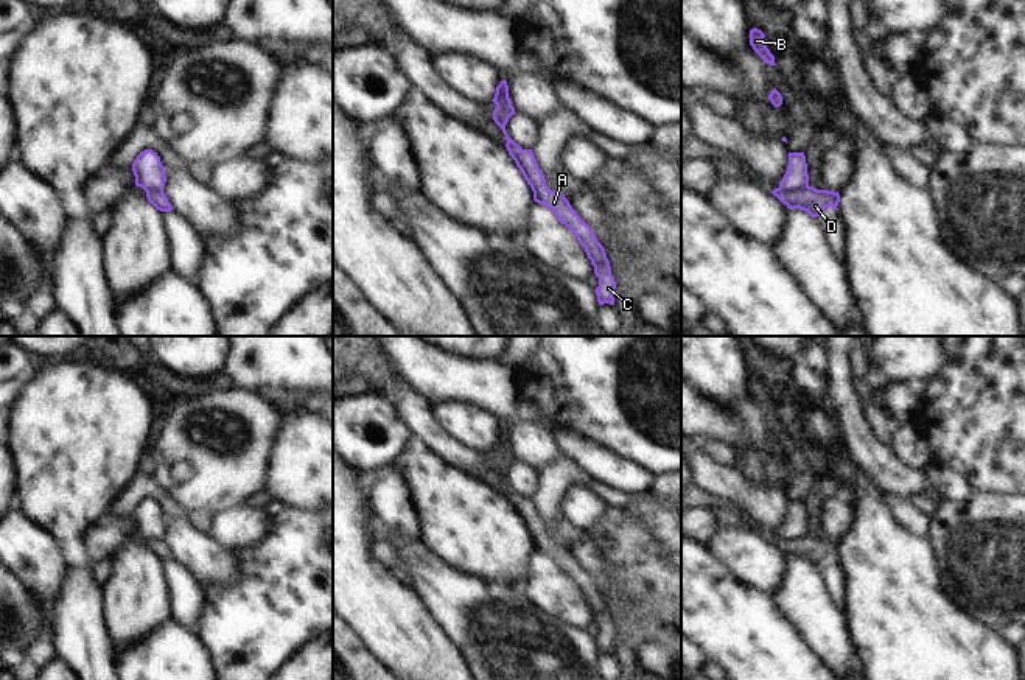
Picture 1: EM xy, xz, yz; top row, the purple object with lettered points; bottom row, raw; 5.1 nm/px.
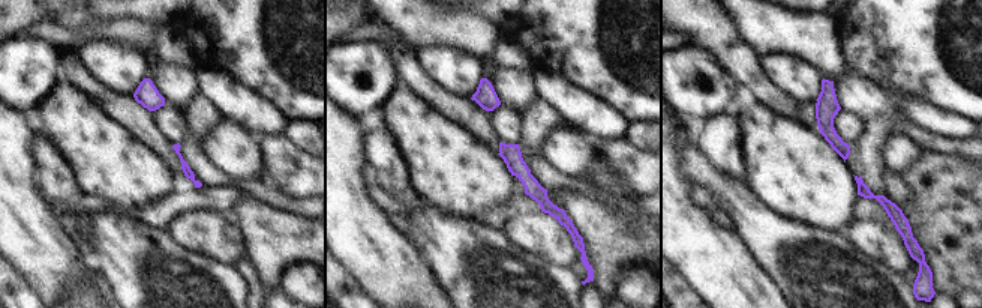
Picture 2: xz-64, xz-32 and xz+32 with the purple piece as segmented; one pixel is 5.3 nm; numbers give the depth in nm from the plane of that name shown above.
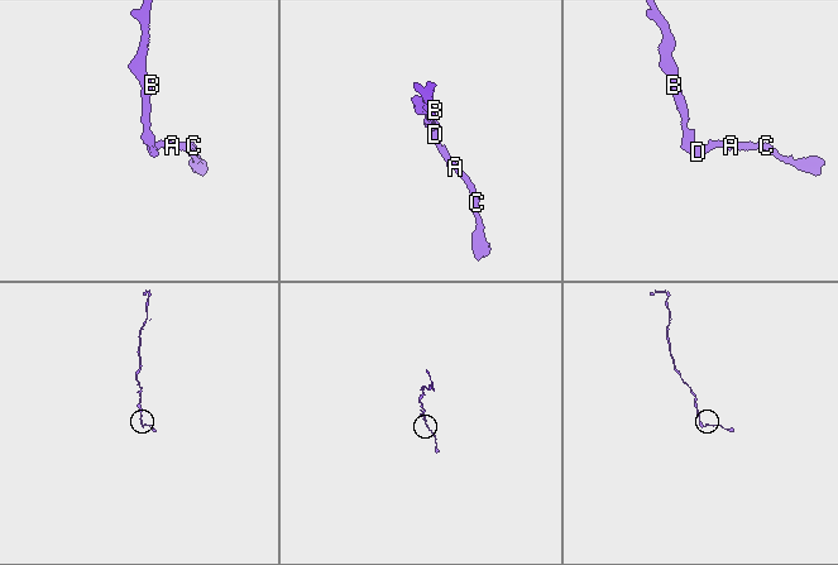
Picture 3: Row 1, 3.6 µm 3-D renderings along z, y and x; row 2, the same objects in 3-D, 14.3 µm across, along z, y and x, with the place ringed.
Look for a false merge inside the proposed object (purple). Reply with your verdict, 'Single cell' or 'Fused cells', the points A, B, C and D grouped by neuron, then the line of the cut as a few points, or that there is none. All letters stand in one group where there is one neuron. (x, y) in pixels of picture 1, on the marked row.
Fused cells. Groups: A C D / B. Split along yz (808, 185), (790, 192), (780, 189).

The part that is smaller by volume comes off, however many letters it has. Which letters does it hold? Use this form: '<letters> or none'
A, C, D

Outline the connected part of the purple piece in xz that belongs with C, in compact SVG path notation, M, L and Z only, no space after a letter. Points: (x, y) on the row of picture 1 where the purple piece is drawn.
M498 101L493 110L493 120L506 135L506 148L509 154L512 156L516 166L521 170L524 179L530 185L533 191L533 201L551 209L558 218L558 221L565 224L577 237L579 243L585 247L585 252L591 260L591 265L594 266L594 274L599 277L599 286L594 289L599 305L614 305L613 293L616 289L616 282L611 275L611 266L603 246L597 241L591 227L571 207L565 195L555 193L546 185L546 179L538 168L532 149L523 149L509 137L506 124L513 114L515 107L512 106L512 103L507 104L504 101Z

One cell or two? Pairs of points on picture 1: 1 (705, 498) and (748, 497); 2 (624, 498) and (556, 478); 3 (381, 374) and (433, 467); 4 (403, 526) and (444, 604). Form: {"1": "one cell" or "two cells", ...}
{"1": "two cells", "2": "one cell", "3": "two cells", "4": "two cells"}

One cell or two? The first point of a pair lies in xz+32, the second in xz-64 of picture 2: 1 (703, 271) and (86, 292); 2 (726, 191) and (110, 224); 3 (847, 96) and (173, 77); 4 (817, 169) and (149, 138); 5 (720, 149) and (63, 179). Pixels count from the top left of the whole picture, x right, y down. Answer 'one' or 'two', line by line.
1: two
2: one
3: one
4: two
5: one

